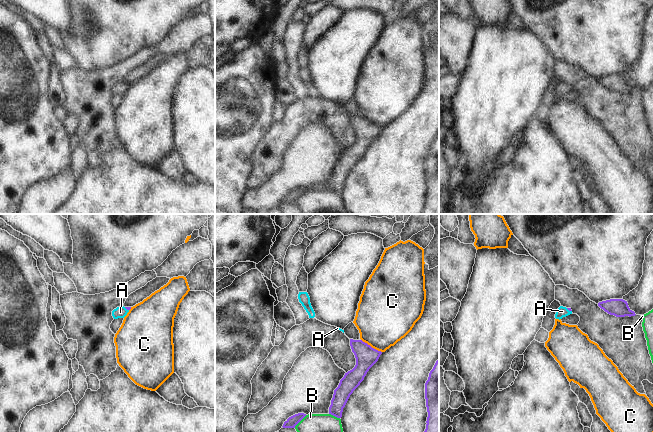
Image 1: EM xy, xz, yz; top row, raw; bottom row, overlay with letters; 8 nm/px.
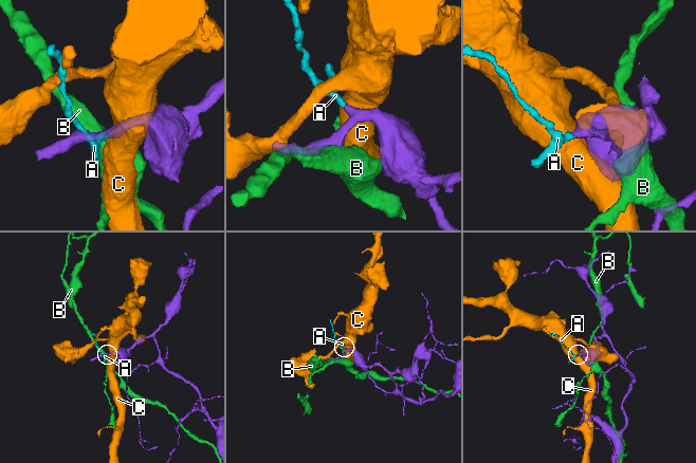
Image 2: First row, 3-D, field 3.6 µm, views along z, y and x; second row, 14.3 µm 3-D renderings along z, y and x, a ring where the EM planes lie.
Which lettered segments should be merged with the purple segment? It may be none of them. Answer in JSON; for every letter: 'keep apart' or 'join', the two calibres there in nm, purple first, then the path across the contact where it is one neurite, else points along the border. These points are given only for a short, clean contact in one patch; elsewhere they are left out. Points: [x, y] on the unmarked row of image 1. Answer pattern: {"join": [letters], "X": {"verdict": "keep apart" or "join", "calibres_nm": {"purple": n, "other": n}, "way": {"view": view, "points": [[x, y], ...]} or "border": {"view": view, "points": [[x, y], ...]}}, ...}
{"join": ["A"], "A": {"verdict": "join", "calibres_nm": {"purple": 20, "other": 80}, "way": {"view": "yz", "points": [[569, 85], [569, 86], [562, 87]]}}, "B": {"verdict": "keep apart", "calibres_nm": {"purple": 90, "other": 340}, "border": {"view": "xz", "points": [[306, 191], [294, 203]]}}, "C": {"verdict": "keep apart", "calibres_nm": {"purple": 170, "other": 440}}}

